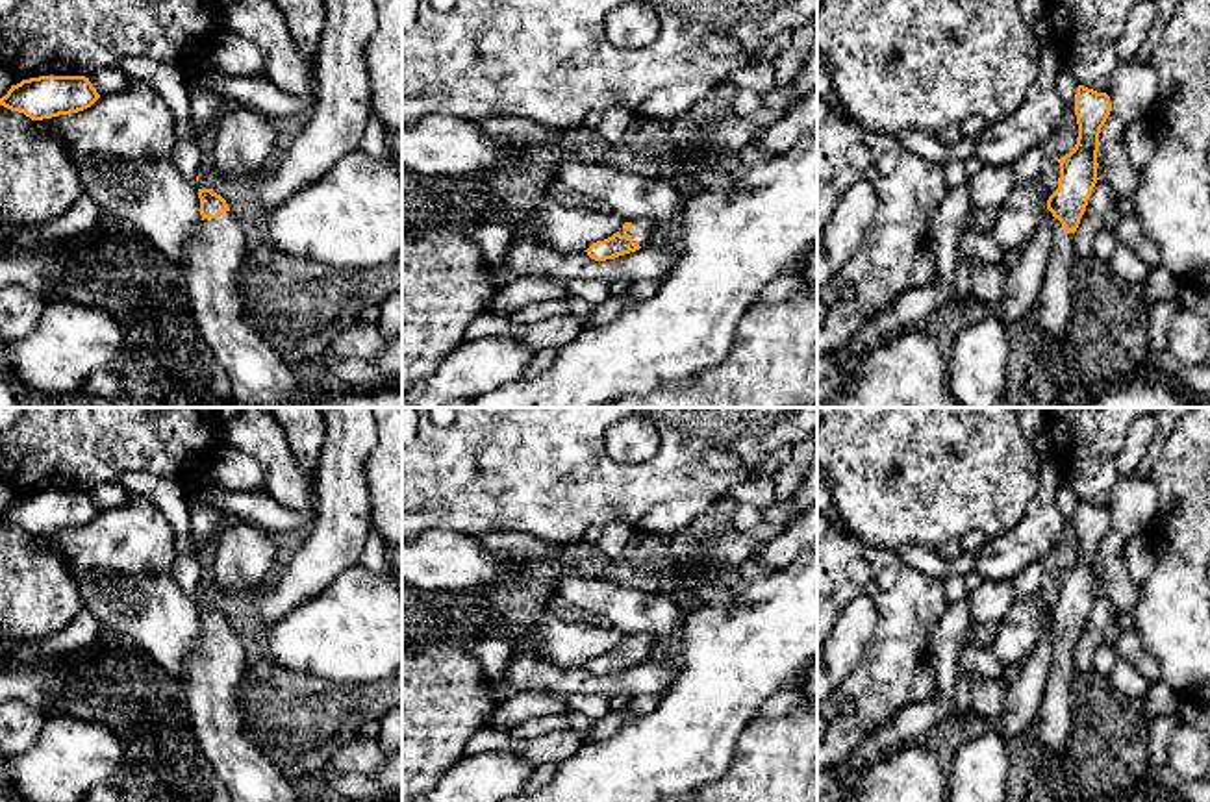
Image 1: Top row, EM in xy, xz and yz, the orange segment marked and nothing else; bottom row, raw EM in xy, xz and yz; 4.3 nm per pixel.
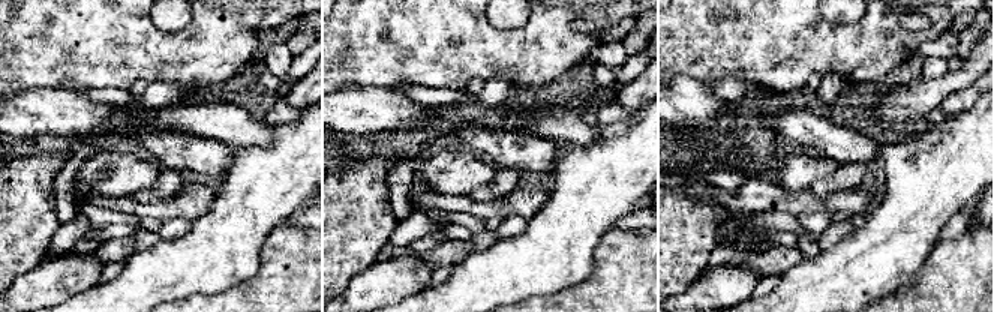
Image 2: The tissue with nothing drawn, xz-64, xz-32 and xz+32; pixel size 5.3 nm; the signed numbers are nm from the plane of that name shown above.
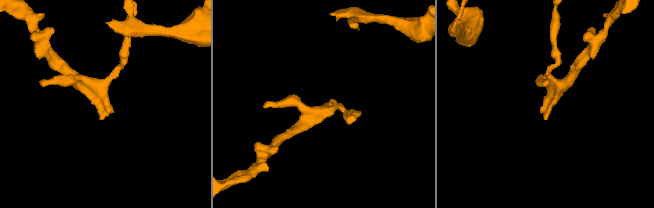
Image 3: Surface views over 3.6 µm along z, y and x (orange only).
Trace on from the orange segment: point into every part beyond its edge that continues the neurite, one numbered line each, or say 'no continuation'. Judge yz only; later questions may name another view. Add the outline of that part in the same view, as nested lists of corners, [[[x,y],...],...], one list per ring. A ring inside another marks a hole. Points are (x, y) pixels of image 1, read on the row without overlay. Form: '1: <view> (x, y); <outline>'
1: yz (1053, 723); [[[1054,633],[1052,667],[1047,678],[1043,704],[1036,717],[1036,741],[1043,754],[1058,754],[1067,743],[1071,730],[1071,687],[1078,674],[1075,648],[1065,646]]]

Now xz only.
1: xz (643, 647); [[[632,635],[630,645],[619,645],[621,650],[630,650],[634,658],[639,661],[649,661],[656,658],[656,650],[660,648],[660,641],[654,635]]]

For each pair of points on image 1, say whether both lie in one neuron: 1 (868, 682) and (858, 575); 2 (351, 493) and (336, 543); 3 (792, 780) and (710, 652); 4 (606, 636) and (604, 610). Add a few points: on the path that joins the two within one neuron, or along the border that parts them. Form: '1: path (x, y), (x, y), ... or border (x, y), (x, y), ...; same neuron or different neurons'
1: path (888, 654), (886, 601); same neuron
2: path (343, 506), (340, 530); same neuron
3: border (755, 717), (743, 730), (734, 758); different neurons
4: border (592, 617), (619, 628), (627, 636); different neurons

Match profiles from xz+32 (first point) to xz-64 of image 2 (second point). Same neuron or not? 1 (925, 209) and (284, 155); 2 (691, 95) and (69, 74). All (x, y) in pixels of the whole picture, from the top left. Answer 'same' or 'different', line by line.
1: same
2: different

